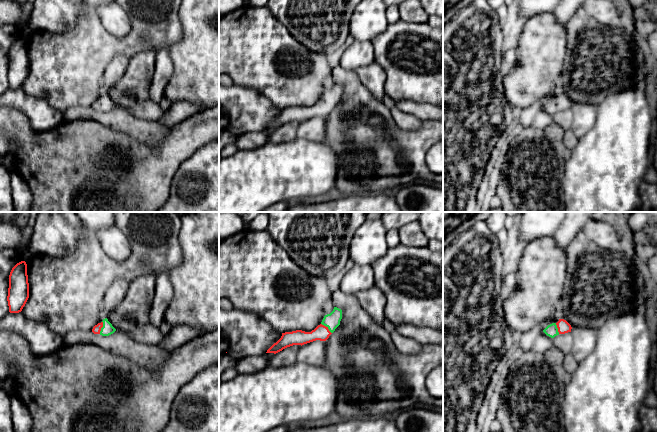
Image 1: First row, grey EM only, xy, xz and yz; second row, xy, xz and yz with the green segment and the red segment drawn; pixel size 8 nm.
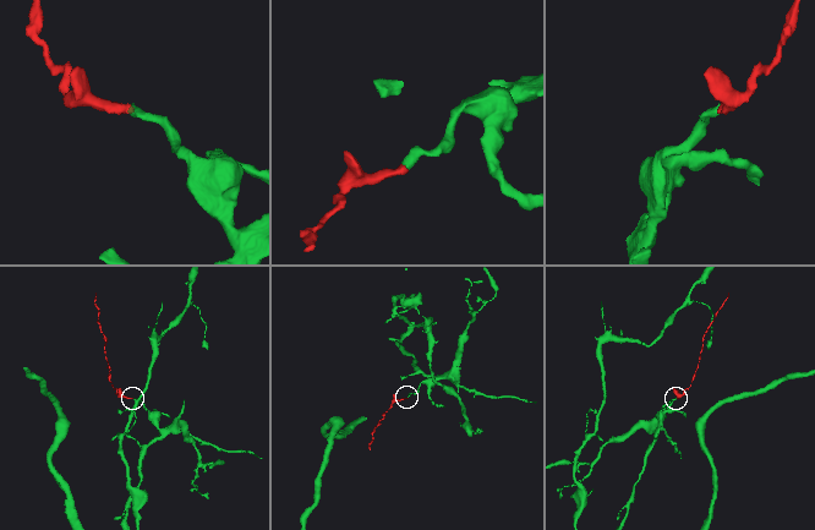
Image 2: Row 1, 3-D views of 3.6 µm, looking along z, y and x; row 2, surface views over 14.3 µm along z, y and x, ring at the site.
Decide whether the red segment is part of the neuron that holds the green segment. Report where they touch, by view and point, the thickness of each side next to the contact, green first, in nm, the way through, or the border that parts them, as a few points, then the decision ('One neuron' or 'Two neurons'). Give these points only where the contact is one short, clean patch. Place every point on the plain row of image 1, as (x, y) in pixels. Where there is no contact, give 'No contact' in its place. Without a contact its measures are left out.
Touches green at xz (328, 104). Thickness 120 nm (green) against 120 nm. Path across: xz (332, 97), (328, 104), (321, 108). One neuron

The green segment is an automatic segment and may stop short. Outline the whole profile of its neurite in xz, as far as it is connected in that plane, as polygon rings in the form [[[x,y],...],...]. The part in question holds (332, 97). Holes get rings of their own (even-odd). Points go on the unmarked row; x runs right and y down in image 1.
[[[334,83],[330,90],[324,92],[320,101],[311,108],[296,106],[282,109],[281,114],[274,119],[266,129],[278,129],[283,125],[293,121],[304,121],[316,116],[326,117],[329,112],[340,101],[342,95],[342,86]]]

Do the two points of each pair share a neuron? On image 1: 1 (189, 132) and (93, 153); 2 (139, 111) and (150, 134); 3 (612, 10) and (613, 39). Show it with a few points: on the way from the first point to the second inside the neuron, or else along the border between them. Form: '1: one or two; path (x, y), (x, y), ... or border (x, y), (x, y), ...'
1: one; path (165, 152), (127, 152), (117, 144)
2: two; border (122, 108), (125, 108), (138, 118), (156, 121)
3: two; border (590, 17), (605, 25), (616, 23)

